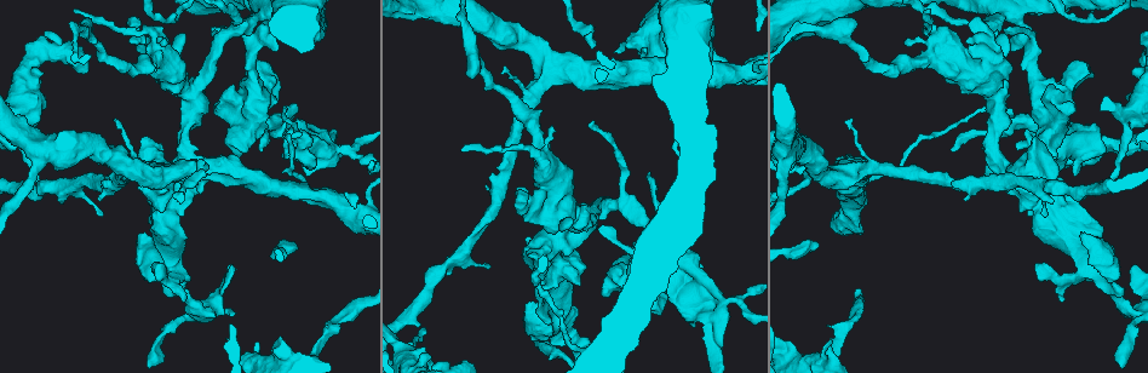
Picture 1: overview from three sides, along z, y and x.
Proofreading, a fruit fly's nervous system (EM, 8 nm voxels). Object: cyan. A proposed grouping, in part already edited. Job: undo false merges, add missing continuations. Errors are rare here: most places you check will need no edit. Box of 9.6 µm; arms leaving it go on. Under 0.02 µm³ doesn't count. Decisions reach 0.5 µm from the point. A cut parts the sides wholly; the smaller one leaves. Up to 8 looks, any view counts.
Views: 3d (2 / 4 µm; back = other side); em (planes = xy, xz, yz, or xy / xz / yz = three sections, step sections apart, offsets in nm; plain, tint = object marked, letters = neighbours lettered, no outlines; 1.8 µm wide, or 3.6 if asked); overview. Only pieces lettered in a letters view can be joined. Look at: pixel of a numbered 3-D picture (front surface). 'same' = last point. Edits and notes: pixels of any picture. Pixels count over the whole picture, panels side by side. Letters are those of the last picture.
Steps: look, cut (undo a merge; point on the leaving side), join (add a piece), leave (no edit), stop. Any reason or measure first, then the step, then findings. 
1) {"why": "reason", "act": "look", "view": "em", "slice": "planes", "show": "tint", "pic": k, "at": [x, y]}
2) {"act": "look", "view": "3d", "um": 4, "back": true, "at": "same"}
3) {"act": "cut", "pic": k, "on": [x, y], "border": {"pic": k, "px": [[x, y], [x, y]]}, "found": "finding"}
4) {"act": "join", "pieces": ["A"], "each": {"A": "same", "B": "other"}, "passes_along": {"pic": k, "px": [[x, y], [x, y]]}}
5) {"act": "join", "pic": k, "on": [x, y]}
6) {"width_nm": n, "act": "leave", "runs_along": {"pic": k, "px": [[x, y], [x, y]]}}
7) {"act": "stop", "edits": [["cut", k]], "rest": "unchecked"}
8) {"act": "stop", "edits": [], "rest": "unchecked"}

{"why": "looks like a crossing", "act": "look", "view": "em", "um": 3.6, "slice": "xy", "step": 8, "show": "tint", "pic": 1, "at": [185, 90]}

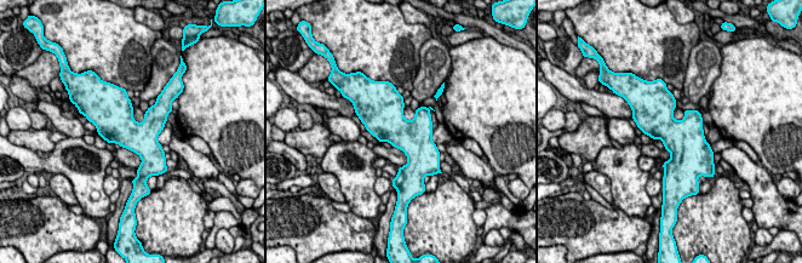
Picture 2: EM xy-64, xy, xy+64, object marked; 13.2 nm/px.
{"why": "another direction", "act": "look", "view": "em", "um": 3.6, "slice": "yz", "step": 16, "show": "letters", "at": "same"}

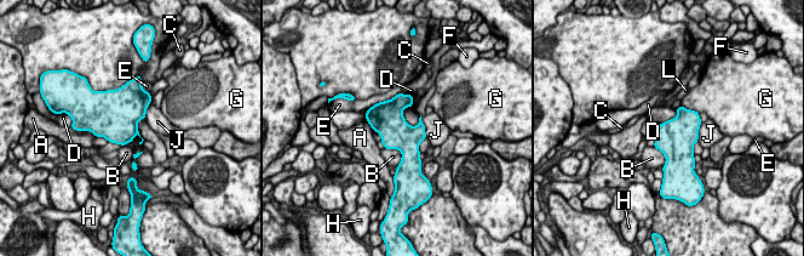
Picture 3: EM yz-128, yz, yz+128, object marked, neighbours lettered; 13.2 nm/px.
{"act": "leave", "each": {"A": "other", "B": "other", "C": "other", "D": "other", "E": "other", "F": "other", "G": "other", "H": "other", "J": "other", "L": "other"}, "border": {"pic": 3, "px": [[384, 147], [401, 153], [396, 168]]}, "found": "continuous, no second neuron"}

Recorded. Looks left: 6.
{"why": "sharp bend", "act": "look", "view": "3d", "um": 4, "pic": 1, "at": [302, 190]}

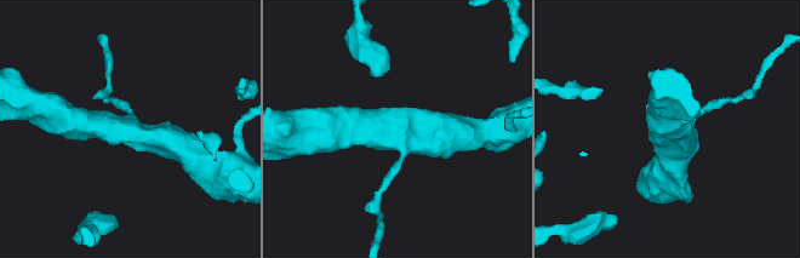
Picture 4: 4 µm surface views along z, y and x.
{"act": "look", "view": "em", "um": 3.6, "slice": "xz", "step": 8, "show": "tint", "pic": 4, "at": [127, 127]}

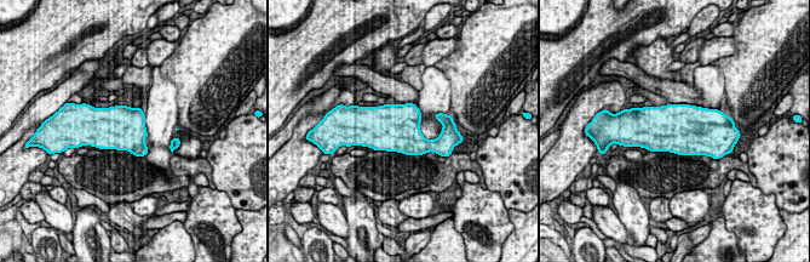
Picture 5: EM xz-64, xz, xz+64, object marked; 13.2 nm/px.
{"why": "another direction", "act": "look", "view": "em", "um": 3.6, "slice": "planes", "show": "letters", "at": "same"}

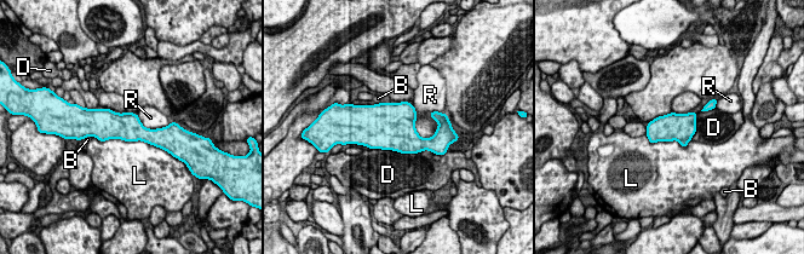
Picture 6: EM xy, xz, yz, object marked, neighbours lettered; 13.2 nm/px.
{"longest_contact_nm": ["L", 950], "act": "leave", "each": {"B": "other", "D": "other", "L": "other", "R": "other"}, "found": "all the same neuron"}

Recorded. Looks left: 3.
{"why": "abrupt turn", "act": "look", "view": "em", "um": 3.6, "slice": "yz", "step": 8, "show": "tint", "pic": 1, "at": [258, 117]}

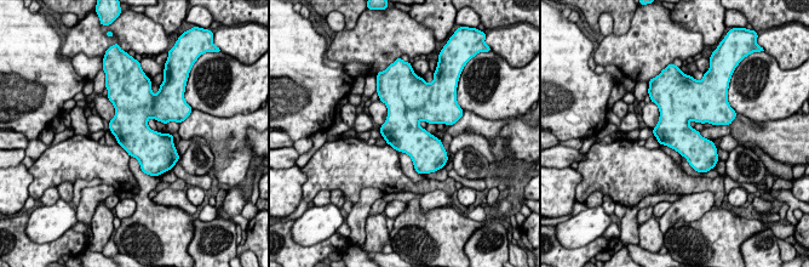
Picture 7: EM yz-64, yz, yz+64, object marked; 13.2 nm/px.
{"act": "look", "view": "em", "um": 3.6, "slice": "planes", "show": "tint", "at": "same"}

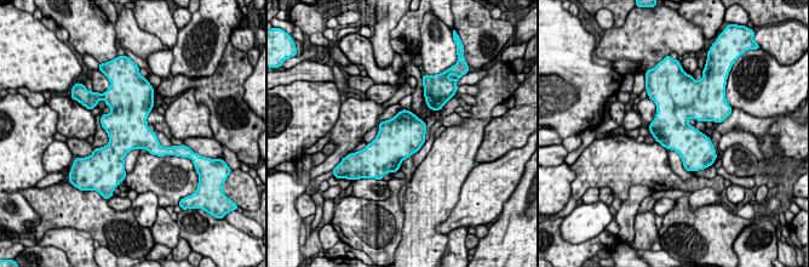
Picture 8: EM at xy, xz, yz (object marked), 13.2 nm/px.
{"why": "what lies round it", "act": "look", "view": "em", "um": 3.6, "slice": "planes", "show": "letters", "at": "same"}

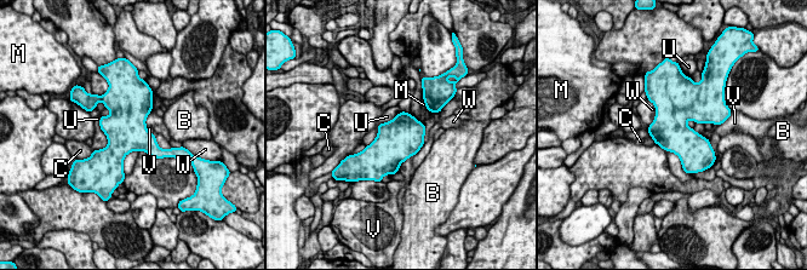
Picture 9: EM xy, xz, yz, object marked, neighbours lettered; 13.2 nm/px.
{"width_nm": 480, "act": "leave", "each": {"B": "other", "C": "other", "M": "other", "U": "other", "V": "other", "W": "other"}, "border": {"pic": 9, "px": [[401, 111], [382, 122], [366, 147]]}, "found": "all the same neuron"}

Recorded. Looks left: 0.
{"act": "stop", "edits": [], "rest": "unchecked"}

